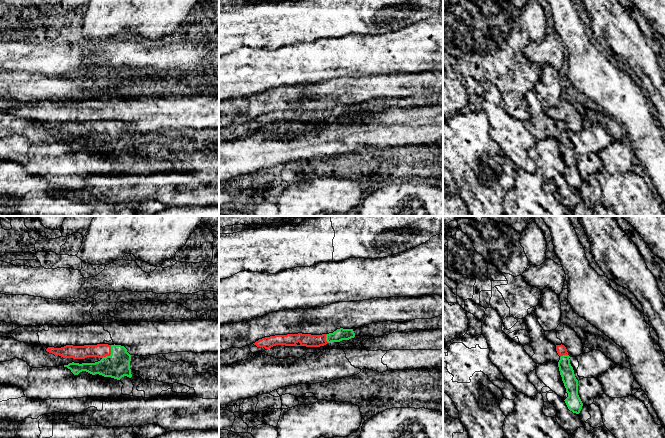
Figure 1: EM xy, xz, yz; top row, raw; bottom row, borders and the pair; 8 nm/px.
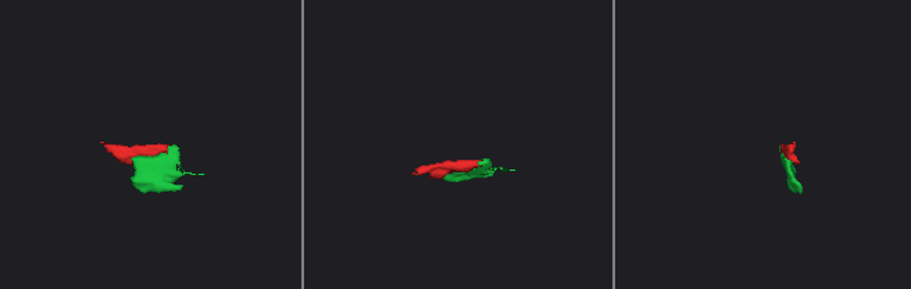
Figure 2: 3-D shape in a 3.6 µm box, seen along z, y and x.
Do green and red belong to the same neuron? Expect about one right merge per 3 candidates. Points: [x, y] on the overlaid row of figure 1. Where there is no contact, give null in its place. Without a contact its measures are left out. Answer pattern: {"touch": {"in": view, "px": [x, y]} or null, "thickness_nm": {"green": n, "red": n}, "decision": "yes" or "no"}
{"touch": {"in": "xy", "px": [111, 354]}, "thickness_nm": {"green": 200, "red": 110}, "decision": "yes"}

